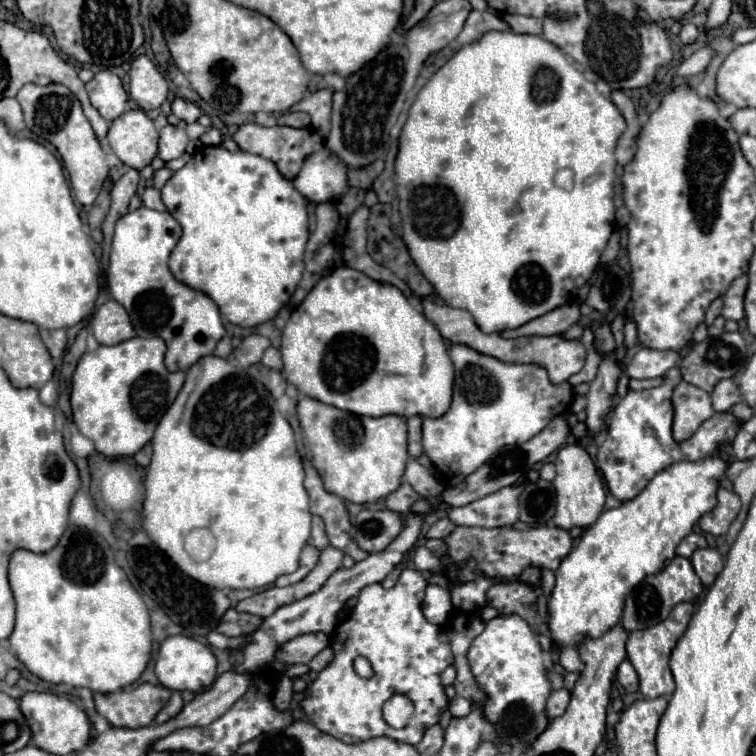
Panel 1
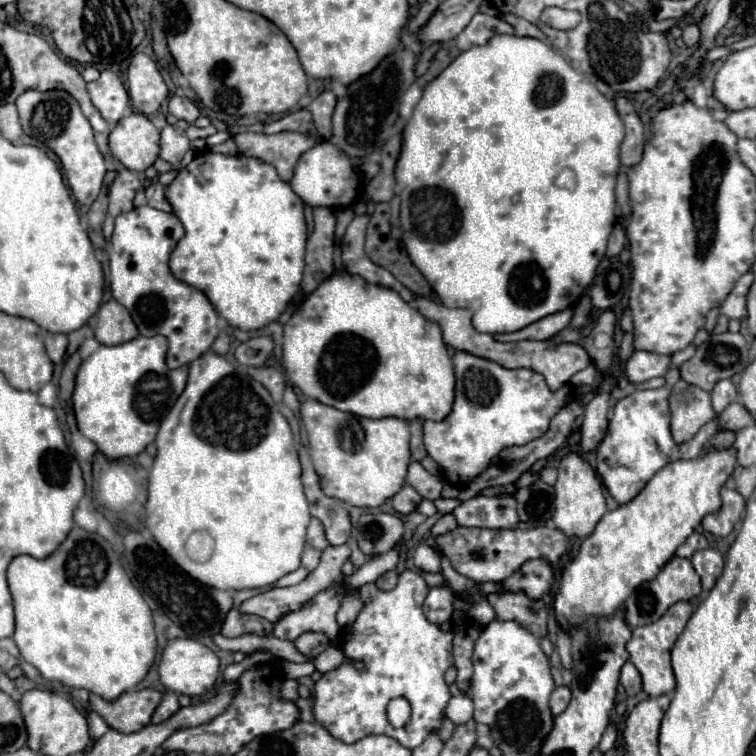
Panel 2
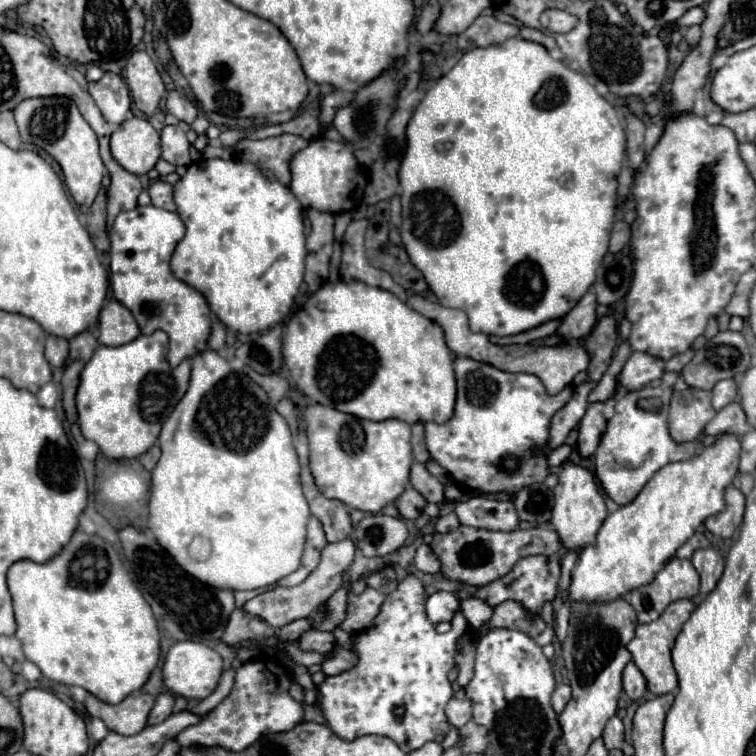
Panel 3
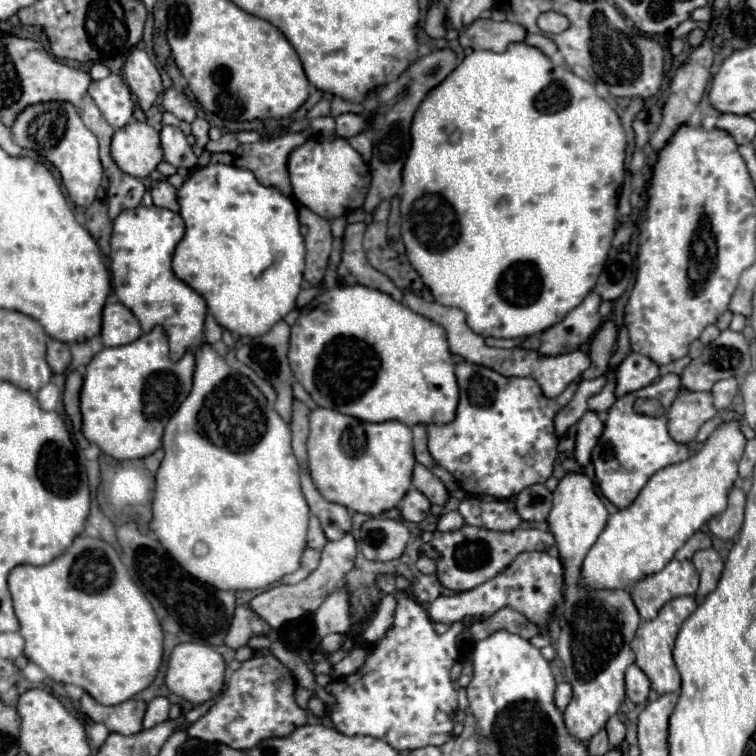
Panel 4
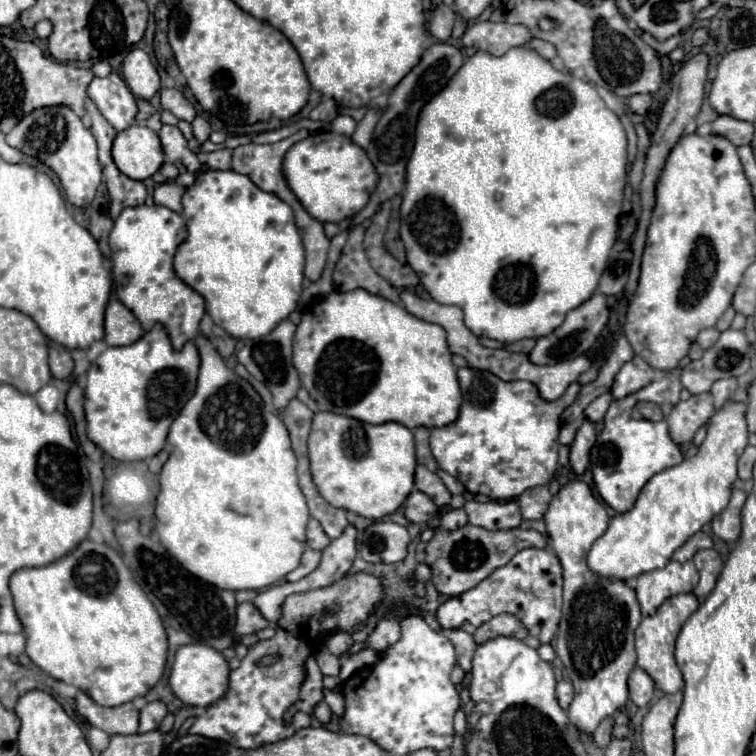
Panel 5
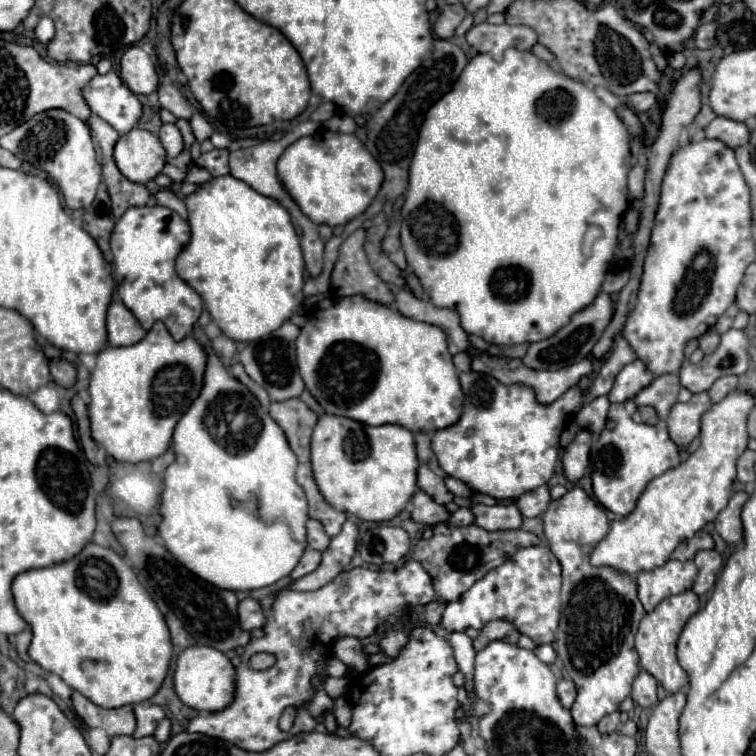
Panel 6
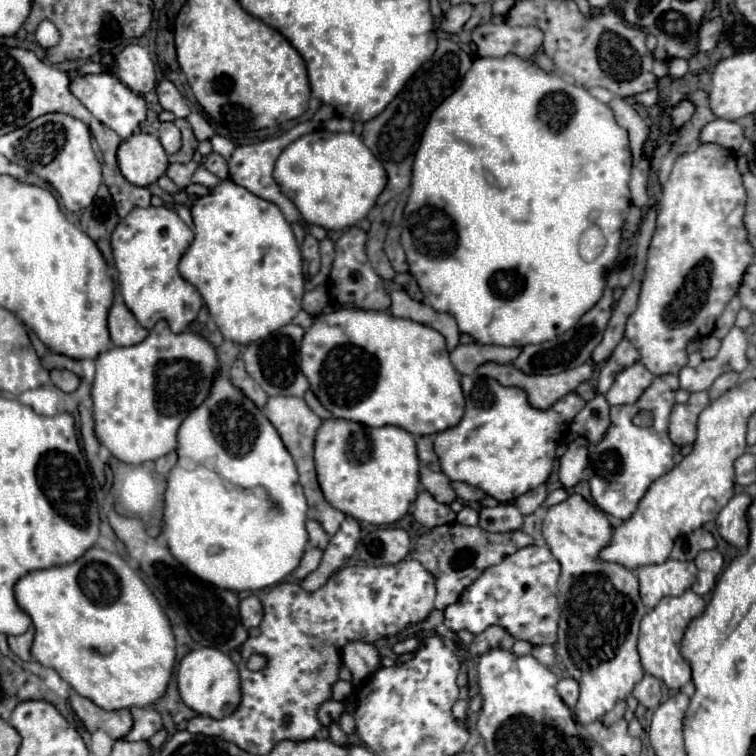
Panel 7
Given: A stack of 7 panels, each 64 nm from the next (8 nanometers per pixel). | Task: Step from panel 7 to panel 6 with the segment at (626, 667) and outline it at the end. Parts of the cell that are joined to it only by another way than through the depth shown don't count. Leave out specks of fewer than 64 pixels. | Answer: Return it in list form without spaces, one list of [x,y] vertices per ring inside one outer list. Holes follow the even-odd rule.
[[[572,488],[566,496],[560,500],[552,500],[546,514],[544,514],[544,536],[550,544],[550,550],[558,558],[562,566],[562,618],[560,628],[556,632],[554,650],[558,658],[564,664],[564,670],[568,678],[574,680],[578,688],[578,698],[572,706],[572,718],[578,726],[596,726],[600,718],[614,712],[626,696],[630,696],[632,682],[638,676],[638,654],[634,650],[634,636],[638,630],[638,622],[646,614],[642,602],[636,594],[636,582],[614,568],[608,566],[592,566],[590,554],[596,548],[596,544],[608,534],[610,520],[606,518],[606,512],[600,504],[596,504],[582,488]]]

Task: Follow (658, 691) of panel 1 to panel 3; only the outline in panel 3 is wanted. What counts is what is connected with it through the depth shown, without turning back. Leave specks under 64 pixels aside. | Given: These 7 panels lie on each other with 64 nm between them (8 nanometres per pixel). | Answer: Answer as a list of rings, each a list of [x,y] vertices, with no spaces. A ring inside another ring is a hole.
[[[676,600],[676,602],[668,604],[668,608],[662,612],[662,616],[658,620],[648,622],[648,624],[638,624],[636,636],[628,642],[628,650],[634,658],[634,664],[646,676],[648,690],[652,694],[668,694],[668,692],[674,692],[678,688],[678,678],[676,678],[676,670],[672,666],[670,650],[674,646],[674,640],[676,640],[680,628],[684,626],[684,622],[692,614],[692,610],[694,610],[692,600]]]

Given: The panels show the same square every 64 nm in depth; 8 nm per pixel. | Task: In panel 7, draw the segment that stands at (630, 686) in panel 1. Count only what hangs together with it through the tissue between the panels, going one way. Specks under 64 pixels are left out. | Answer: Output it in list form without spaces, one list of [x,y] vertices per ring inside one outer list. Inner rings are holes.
[[[644,674],[644,678],[636,684],[634,688],[634,696],[638,698],[638,702],[646,708],[658,708],[660,702],[662,702],[662,690],[660,690],[662,682],[650,674]]]

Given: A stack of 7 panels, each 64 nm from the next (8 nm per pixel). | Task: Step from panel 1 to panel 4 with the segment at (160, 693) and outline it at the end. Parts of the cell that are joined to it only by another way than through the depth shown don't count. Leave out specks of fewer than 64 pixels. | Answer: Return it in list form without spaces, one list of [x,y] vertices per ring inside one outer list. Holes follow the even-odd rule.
[[[82,694],[80,710],[98,724],[104,724],[108,732],[118,734],[136,734],[142,730],[142,718],[146,712],[144,702],[126,700],[118,706],[102,706],[90,694]]]

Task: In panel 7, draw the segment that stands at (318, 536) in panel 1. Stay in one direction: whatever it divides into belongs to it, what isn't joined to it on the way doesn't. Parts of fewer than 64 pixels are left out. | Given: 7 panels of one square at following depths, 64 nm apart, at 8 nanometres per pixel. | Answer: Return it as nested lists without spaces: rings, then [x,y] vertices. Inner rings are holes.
[[[308,520],[306,528],[308,528],[308,534],[310,534],[310,546],[324,550],[328,546],[328,540],[330,540],[330,536],[324,532],[324,528],[316,520]]]

